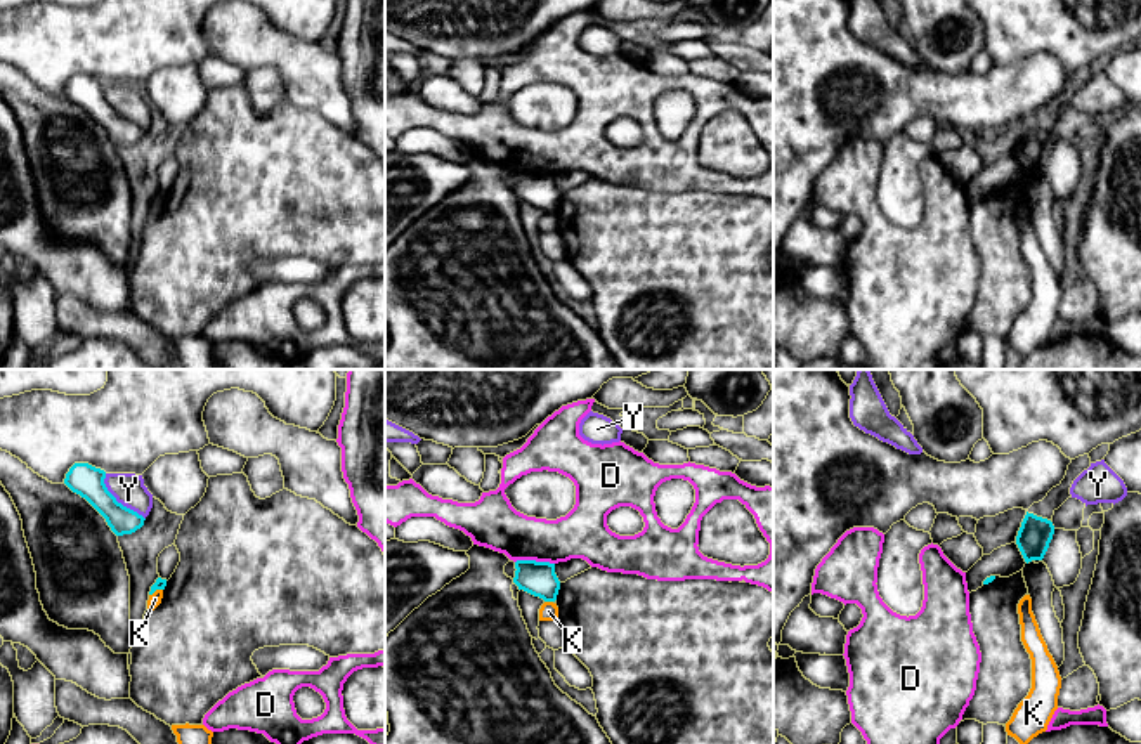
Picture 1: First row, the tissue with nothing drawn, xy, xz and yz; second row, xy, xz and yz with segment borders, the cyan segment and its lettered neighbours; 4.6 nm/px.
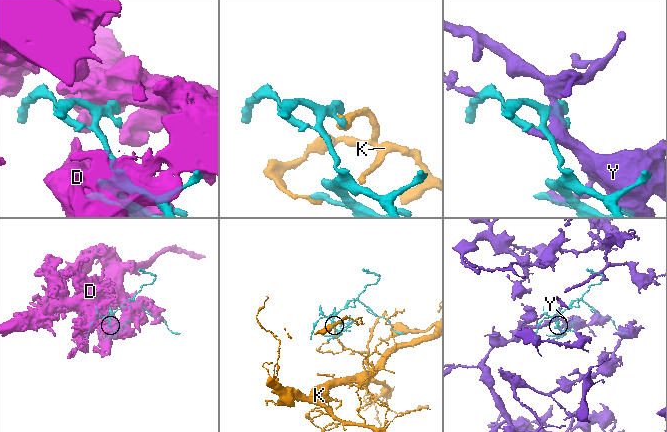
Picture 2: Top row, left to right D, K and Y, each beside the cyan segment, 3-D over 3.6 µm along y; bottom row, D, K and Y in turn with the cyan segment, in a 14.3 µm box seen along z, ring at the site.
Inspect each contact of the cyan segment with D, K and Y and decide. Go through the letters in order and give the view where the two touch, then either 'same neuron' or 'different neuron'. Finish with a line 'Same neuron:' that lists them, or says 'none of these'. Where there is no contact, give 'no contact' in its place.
D: meets cyan in xz; different neuron
K: meets cyan in xz; different neuron
Y: meets cyan in xy; different neuron
Same neuron: none of these

